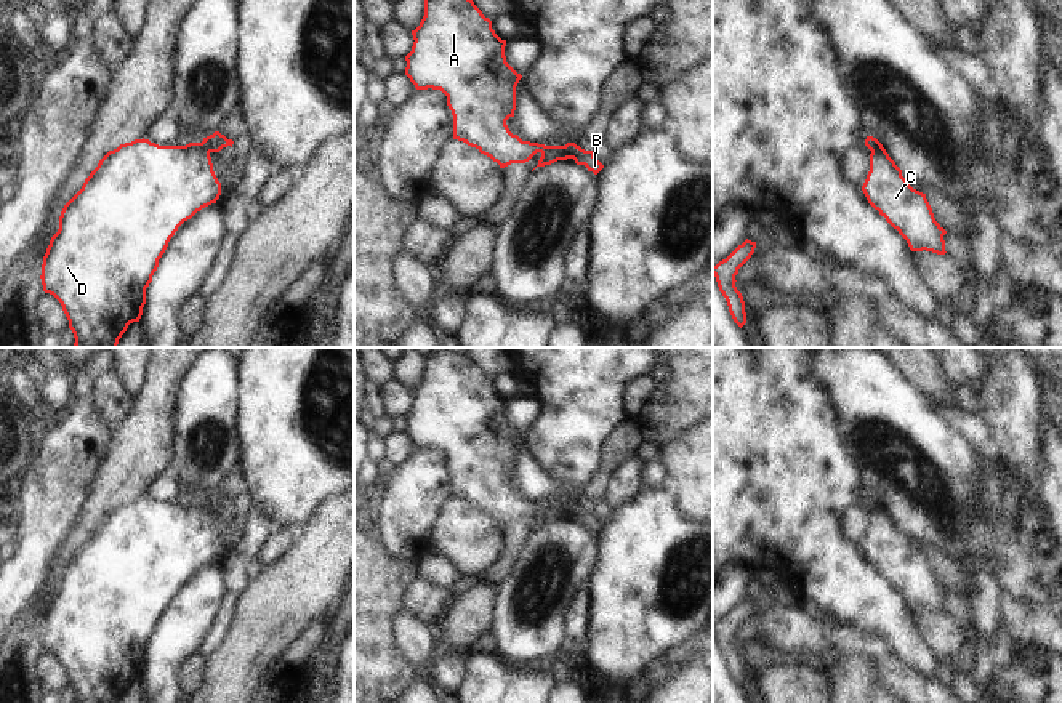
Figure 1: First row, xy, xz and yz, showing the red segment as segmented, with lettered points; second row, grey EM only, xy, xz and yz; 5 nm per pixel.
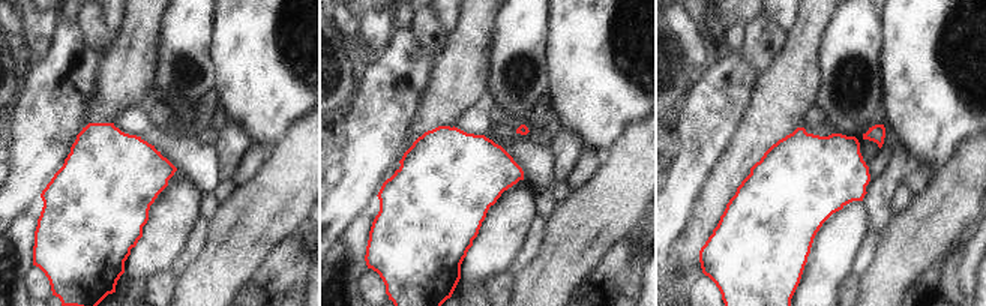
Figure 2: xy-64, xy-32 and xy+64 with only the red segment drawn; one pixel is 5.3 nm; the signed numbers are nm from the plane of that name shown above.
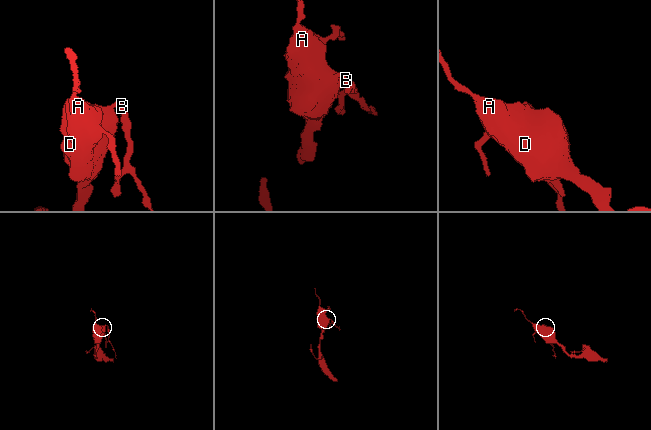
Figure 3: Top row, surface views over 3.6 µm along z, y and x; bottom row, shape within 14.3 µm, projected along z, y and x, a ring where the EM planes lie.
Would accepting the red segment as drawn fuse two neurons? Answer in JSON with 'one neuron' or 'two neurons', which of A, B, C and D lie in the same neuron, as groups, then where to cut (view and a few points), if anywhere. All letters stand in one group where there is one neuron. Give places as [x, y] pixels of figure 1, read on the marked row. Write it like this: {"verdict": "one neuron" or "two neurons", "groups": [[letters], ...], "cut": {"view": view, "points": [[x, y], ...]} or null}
{"verdict": "two neurons", "groups": [["A", "C", "D"], ["B"]], "cut": {"view": "xz", "points": [[564, 146], [567, 157]]}}

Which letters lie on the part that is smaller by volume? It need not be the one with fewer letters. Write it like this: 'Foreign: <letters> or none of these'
Foreign: B

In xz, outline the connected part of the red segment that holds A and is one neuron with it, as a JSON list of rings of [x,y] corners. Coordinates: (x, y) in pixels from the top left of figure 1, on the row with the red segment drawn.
[[[424,0],[424,16],[412,30],[413,46],[405,56],[405,75],[416,90],[440,90],[453,115],[453,139],[476,147],[505,168],[511,163],[525,163],[537,152],[541,154],[537,167],[567,160],[565,146],[545,146],[522,141],[506,125],[516,110],[516,86],[522,78],[505,56],[506,40],[492,29],[492,21],[482,14],[473,0]]]

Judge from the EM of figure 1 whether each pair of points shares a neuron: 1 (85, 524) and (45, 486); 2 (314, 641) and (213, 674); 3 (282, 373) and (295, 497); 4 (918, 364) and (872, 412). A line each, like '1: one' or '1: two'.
1: two
2: two
3: one
4: two

